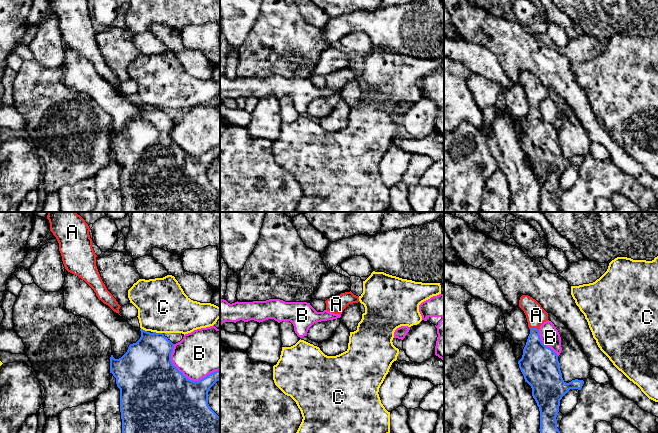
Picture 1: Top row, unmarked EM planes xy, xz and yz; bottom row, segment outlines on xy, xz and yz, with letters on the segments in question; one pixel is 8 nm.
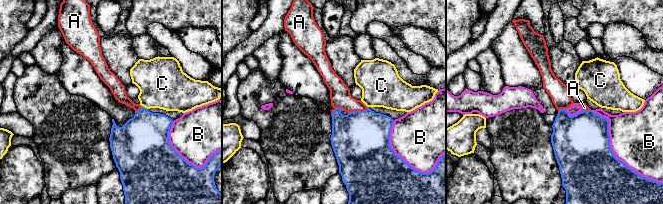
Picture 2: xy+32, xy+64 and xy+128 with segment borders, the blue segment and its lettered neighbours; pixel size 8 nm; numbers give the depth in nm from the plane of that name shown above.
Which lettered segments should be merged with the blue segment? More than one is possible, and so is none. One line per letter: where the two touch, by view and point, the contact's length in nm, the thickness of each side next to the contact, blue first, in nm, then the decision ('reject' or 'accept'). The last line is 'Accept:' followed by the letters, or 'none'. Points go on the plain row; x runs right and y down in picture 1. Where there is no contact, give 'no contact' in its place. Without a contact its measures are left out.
A: yz (534, 104) | 70 nm | 260/160 nm | accept
B: xy (185, 152) | 440 nm | 500/360 nm | reject
C: xy (158, 109) | 80 nm | 380/420 nm | reject
Accept: A

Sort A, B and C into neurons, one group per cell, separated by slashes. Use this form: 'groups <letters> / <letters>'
groups A / B / C

